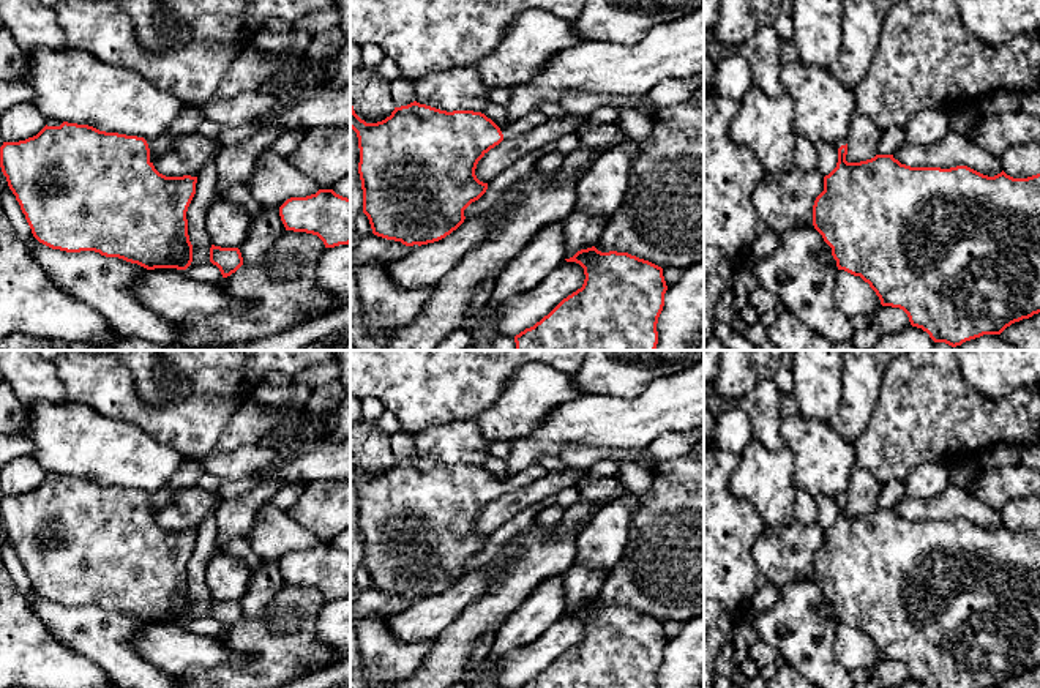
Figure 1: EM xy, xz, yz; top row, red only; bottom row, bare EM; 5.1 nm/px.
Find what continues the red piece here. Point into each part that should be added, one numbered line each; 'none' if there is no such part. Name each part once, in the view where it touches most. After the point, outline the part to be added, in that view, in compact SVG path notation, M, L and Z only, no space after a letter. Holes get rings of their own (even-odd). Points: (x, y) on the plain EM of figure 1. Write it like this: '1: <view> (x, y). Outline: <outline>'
1: xy (185, 477). Outline: M185 458L181 466L174 472L170 481L163 489L147 494L150 507L161 508L170 505L178 491L196 488L202 473L199 459Z

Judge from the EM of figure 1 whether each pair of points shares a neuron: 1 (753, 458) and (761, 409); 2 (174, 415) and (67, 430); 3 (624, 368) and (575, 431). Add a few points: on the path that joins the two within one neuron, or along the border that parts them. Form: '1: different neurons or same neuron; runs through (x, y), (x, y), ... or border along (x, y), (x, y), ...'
1: different neurons; border along (753, 434), (770, 448), (783, 447)
2: different neurons; border along (92, 407), (108, 417), (131, 422), (160, 439)
3: different neurons; border along (583, 392), (613, 393), (627, 398), (641, 393)

